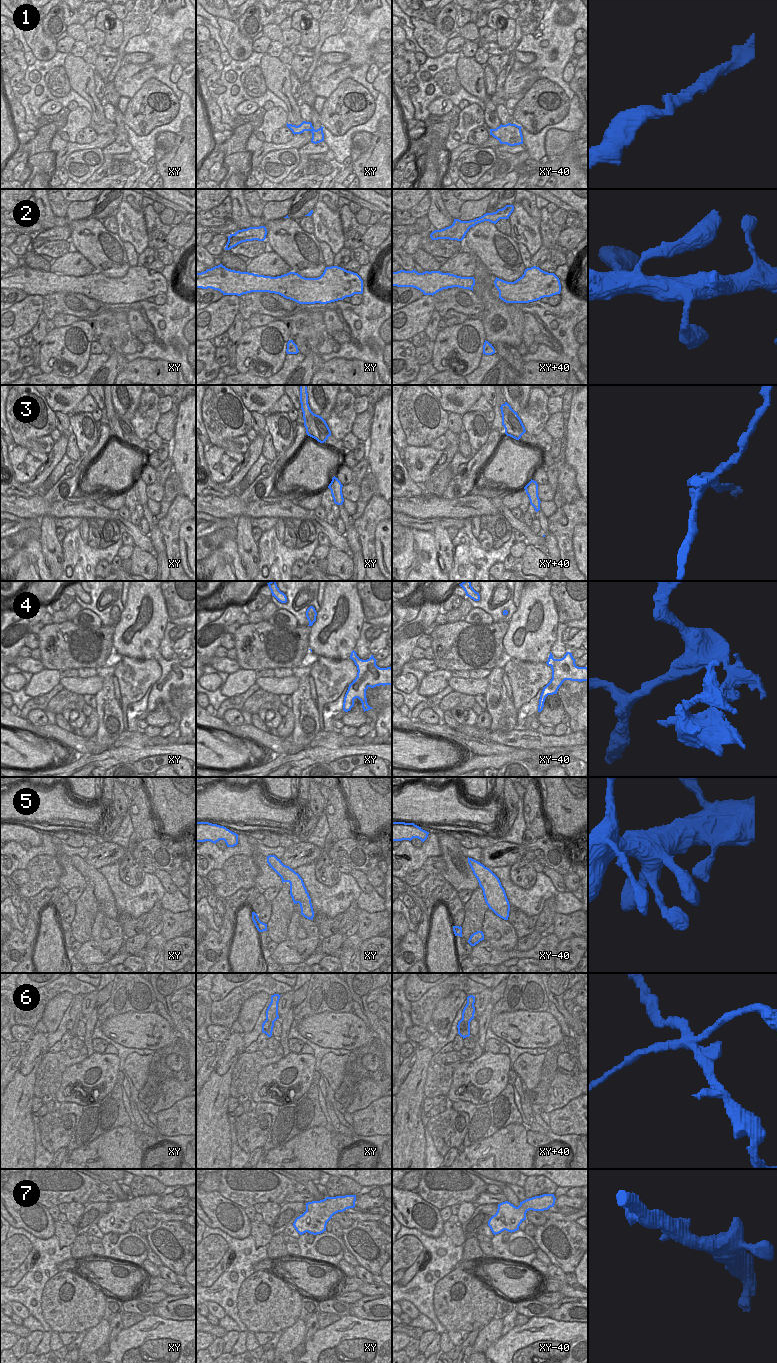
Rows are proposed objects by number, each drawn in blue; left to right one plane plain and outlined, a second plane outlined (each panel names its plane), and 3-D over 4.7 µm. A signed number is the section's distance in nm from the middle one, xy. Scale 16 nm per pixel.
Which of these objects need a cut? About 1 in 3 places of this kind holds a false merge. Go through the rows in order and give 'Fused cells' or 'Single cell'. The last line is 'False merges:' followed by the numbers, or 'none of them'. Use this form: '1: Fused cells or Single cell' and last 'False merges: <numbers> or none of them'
1: Single cell
2: Single cell
3: Fused cells
4: Fused cells
5: Single cell
6: Fused cells
7: Single cell
False merges: 3, 4, 6

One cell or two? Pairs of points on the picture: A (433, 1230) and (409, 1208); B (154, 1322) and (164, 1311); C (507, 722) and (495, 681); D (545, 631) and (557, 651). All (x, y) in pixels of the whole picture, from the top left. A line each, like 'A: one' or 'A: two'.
A: one
B: two
C: one
D: two

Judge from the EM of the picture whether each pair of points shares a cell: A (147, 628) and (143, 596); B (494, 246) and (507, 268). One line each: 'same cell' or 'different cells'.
A: same cell
B: same cell

